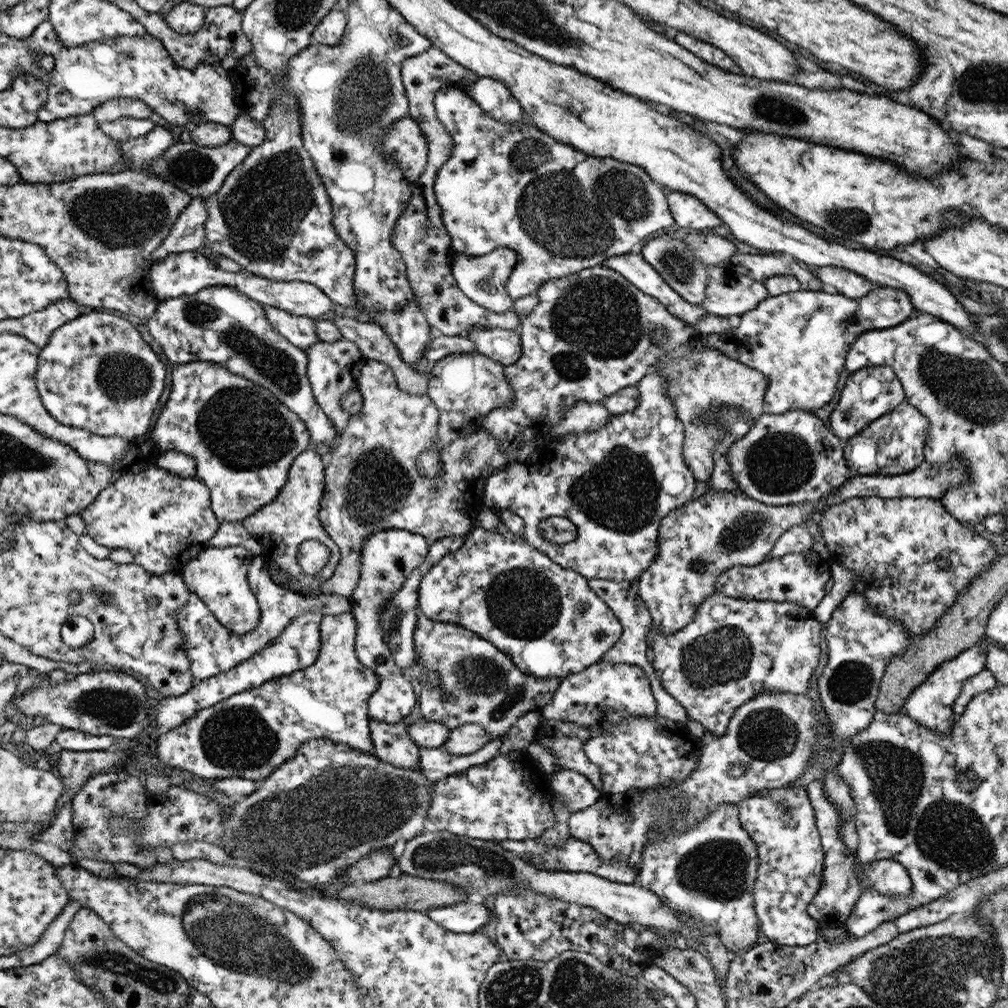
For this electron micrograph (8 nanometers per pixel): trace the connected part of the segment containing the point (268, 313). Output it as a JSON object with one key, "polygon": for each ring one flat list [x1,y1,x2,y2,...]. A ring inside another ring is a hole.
{"polygon":[[264,306,264,311,269,326,284,335,293,346,300,347,302,351,307,350,320,340,316,333,316,320,289,314,288,311,275,306]]}

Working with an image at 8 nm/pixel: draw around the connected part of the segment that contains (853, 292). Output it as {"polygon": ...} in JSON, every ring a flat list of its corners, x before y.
{"polygon":[[825,266,815,269,815,276,823,284,835,288,837,295,841,294,850,299,865,296,874,285,852,270,845,270,837,266]]}

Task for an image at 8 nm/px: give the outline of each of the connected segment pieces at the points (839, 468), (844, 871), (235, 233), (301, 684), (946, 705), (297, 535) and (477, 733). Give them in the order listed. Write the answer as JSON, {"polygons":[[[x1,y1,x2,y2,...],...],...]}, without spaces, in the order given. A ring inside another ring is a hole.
{"polygons":[[[788,410,783,414,760,414,749,430,725,452,733,483,746,498,771,506,811,503,829,496,849,480,849,469,843,459,843,442,813,413]],[[820,780,811,781,806,786,806,795,812,806,815,828,819,833,821,850,823,851,822,883,806,906,806,913,821,927,841,928,849,913,852,913,855,901,863,888,874,888,879,895,890,899,908,895,911,881,907,871,898,862,889,859,874,860,864,866,854,862,854,850,847,848,840,840,838,828,842,823,836,806,824,796]],[[280,84,278,85,282,90,281,97,269,106,268,117,261,123,265,129,265,140,257,146,251,148,251,152,240,162,231,173,225,177,224,184,220,186,211,196,204,199,204,205,208,209,208,218,204,222,204,244,201,251,208,255,219,255,223,258,234,260,243,270,259,277,266,278,267,280,279,282,309,282,313,286,320,287,329,298,332,299,334,304,349,308,349,306,357,305,357,298,355,293,355,258,356,254,352,248,345,246,343,239,336,233,335,226,333,225,332,214,332,199,329,197,325,186,320,181,320,176,315,172,314,164,309,158,308,151,305,150,301,135,301,108,299,102,296,102,295,94,288,94,288,90]],[[345,611,341,614,333,614,324,616,320,624,320,652,316,660,312,665,306,666,304,669,296,670,295,673,290,675,280,676,265,682,263,685,256,686,255,689,249,689,237,694,233,694,232,697,224,698,223,701,216,702,215,705,201,709,199,713,195,713,192,717,189,717,183,725,177,726,176,729,168,730,167,734,161,734,157,738,154,738,156,743,156,755,158,759,162,760,165,764,171,767,186,770,191,774,195,774,199,778,211,778,212,780,227,778,230,776,238,776,247,780,263,780,265,777,269,777,273,770,276,770,294,756,296,750,309,739,325,738,332,740,336,743,344,743,348,747,355,747,357,750,364,751,365,753,372,754,372,732,368,726,368,714,367,714,367,699,371,696,371,693,377,688,378,676,372,671,371,668,365,668,365,666,359,661,355,653,355,636,356,636,356,619,350,611]],[[973,646,960,652,951,660,942,662,919,686,915,687,905,699,899,713,908,716,910,720,919,723,927,730,937,732,937,734,949,734,952,722,956,720,952,704,957,698,963,682,985,668,986,654,983,649]],[[307,448,294,460,291,469,288,471,288,482,281,489,280,496,271,504,259,508,255,514,241,521,241,525,254,537,262,546,261,556,263,562,269,565,280,567,288,574,288,579,297,581,300,585,298,595,307,598,319,598,321,595,311,595,310,590,321,588,323,584,336,570,337,564,341,561,340,549,325,532,324,524,320,519,319,510,325,493,325,459,320,458,315,450],[316,540,323,544,329,551,329,558,325,561,324,567,314,575,305,574,296,559,297,549,302,542]],[[467,723,450,730,443,748,454,755,471,754,485,746,491,739,479,725]]]}

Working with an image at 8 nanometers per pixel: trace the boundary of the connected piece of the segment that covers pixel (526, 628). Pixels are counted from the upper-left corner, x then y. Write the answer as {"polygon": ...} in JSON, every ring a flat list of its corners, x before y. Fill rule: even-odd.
{"polygon":[[474,527,463,544,442,556,421,577,417,610,430,621,462,626,492,642,508,655,523,673,535,678,575,674,595,664,615,644,622,628,609,607,589,589,588,579,577,571,561,568,534,549,523,536,501,531,489,532]]}

